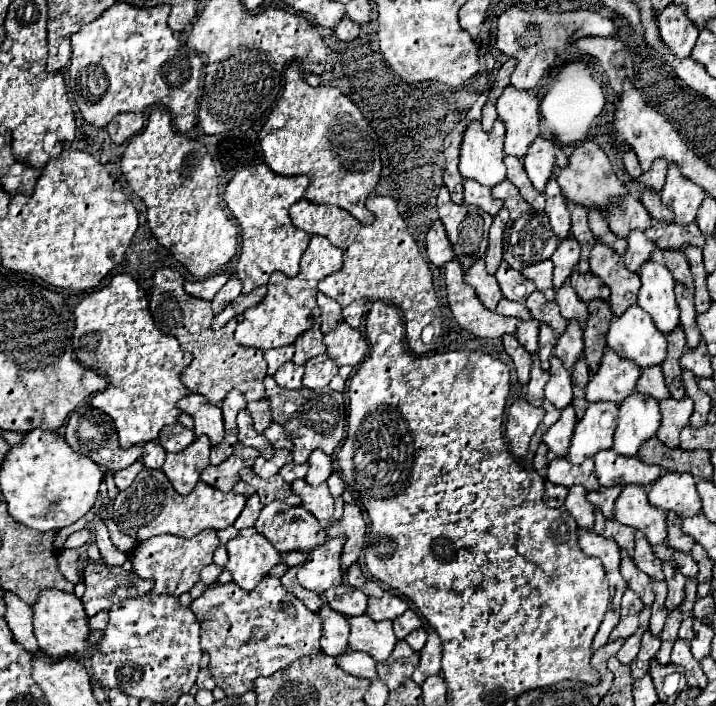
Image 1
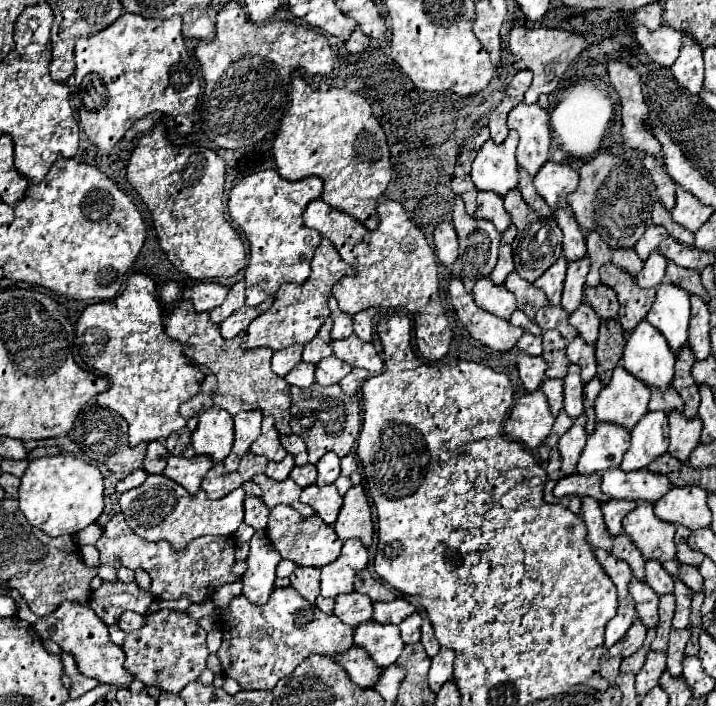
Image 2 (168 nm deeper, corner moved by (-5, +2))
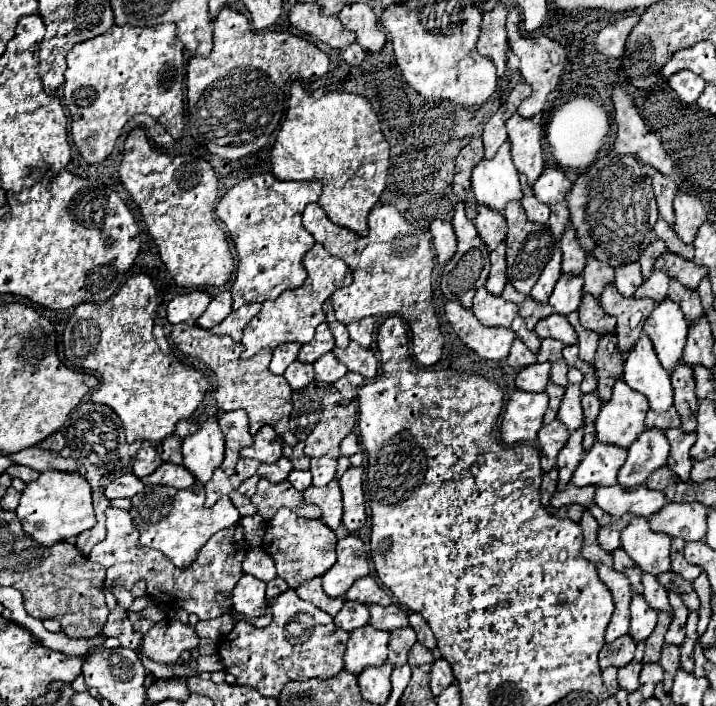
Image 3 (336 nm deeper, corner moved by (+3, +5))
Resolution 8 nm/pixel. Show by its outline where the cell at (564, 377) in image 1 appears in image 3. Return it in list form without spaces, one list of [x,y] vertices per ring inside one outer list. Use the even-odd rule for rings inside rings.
[[[570,369],[568,371],[568,387],[566,387],[566,395],[562,399],[562,405],[558,409],[558,421],[564,423],[564,427],[572,433],[580,427],[584,427],[584,415],[582,415],[582,391],[580,391],[580,383],[582,383],[582,373],[578,369]]]

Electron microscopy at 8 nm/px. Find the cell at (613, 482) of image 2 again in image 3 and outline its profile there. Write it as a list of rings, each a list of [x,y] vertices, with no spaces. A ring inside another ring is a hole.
[[[646,485],[634,487],[634,491],[622,491],[622,487],[600,487],[596,491],[596,505],[612,517],[632,513],[638,517],[652,517],[666,503],[662,491],[650,491]]]

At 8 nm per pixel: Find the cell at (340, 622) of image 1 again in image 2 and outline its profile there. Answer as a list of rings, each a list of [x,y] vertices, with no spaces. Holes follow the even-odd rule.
[[[352,644],[350,650],[336,654],[334,662],[342,666],[348,672],[348,676],[362,688],[372,688],[380,674],[380,668],[374,666],[374,662],[370,662],[370,656],[358,644]]]

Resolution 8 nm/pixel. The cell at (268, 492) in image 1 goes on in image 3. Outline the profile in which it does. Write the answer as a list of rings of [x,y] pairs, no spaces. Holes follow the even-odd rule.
[[[260,479],[258,491],[252,495],[250,501],[256,505],[258,513],[266,521],[270,521],[280,507],[288,507],[296,515],[310,517],[310,519],[320,519],[320,515],[322,515],[320,509],[314,507],[314,505],[308,505],[302,499],[302,493],[298,493],[294,487],[290,487],[288,481],[284,481],[284,483],[270,483],[270,481]]]

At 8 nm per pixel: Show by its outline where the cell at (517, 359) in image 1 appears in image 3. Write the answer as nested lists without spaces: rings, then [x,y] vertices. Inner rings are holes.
[[[534,363],[518,371],[516,385],[524,391],[544,391],[550,383],[550,363]]]

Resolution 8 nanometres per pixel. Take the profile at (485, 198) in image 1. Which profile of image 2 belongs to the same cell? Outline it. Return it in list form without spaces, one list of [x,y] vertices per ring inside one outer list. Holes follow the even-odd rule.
[[[478,192],[478,210],[476,218],[490,220],[498,232],[504,232],[510,224],[510,214],[502,206],[502,198],[494,192]]]

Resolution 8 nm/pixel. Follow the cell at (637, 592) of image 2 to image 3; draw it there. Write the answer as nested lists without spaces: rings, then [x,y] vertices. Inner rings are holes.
[[[634,595],[632,597],[630,611],[632,611],[632,623],[630,623],[630,633],[628,635],[636,643],[648,639],[650,633],[654,631],[654,627],[656,627],[658,613],[656,611],[650,611],[650,605],[640,595]]]

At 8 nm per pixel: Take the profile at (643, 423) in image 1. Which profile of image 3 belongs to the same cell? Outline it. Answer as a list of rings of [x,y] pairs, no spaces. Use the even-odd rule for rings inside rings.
[[[646,429],[628,449],[628,459],[618,471],[618,483],[626,489],[644,485],[646,479],[668,463],[670,445],[662,431]]]

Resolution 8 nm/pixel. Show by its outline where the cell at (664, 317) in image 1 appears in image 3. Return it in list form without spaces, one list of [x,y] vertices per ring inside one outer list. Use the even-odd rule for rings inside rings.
[[[670,299],[656,305],[650,319],[646,319],[644,333],[652,341],[662,367],[672,373],[680,363],[688,333],[688,323],[686,319],[682,319],[682,311],[678,311],[678,305]]]

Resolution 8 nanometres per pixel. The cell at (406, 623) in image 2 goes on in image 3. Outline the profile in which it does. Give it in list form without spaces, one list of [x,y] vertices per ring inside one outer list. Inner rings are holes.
[[[406,627],[402,631],[394,631],[390,637],[390,651],[388,651],[388,661],[394,663],[394,667],[404,665],[408,661],[408,653],[412,645],[416,643],[416,635],[412,627]]]

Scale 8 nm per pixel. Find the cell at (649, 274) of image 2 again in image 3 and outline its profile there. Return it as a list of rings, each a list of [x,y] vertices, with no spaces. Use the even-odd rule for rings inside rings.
[[[654,269],[652,275],[650,275],[650,279],[644,281],[644,283],[638,287],[638,291],[634,293],[634,297],[638,297],[638,299],[648,297],[648,299],[652,299],[654,303],[662,303],[662,301],[666,301],[666,297],[668,297],[668,283],[670,283],[670,279],[666,279],[666,275],[662,275],[662,271]]]

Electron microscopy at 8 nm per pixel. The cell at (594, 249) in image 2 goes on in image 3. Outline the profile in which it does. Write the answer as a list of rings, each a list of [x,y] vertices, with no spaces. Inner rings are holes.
[[[588,255],[586,271],[582,273],[582,277],[584,277],[584,291],[600,299],[604,287],[614,283],[614,269],[608,263],[596,261],[592,255]]]

